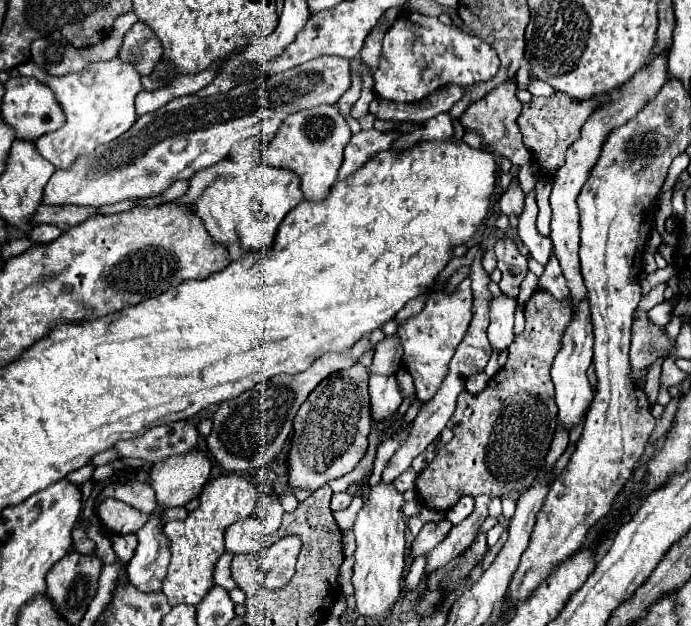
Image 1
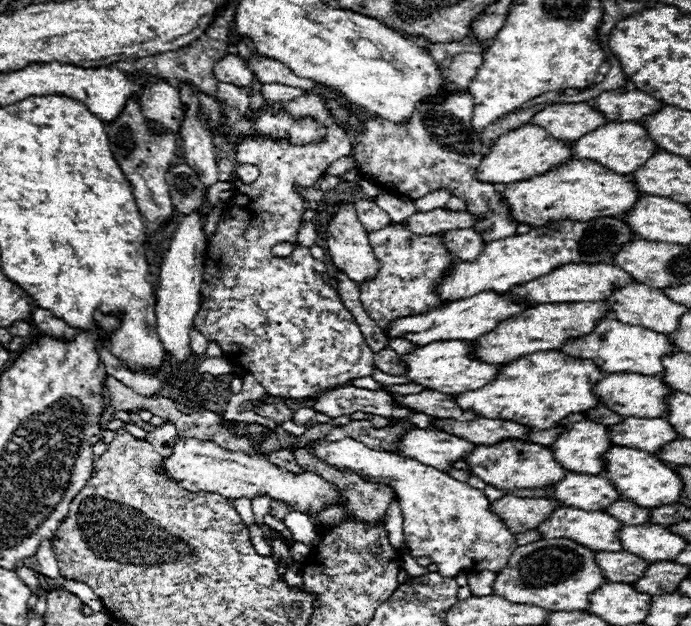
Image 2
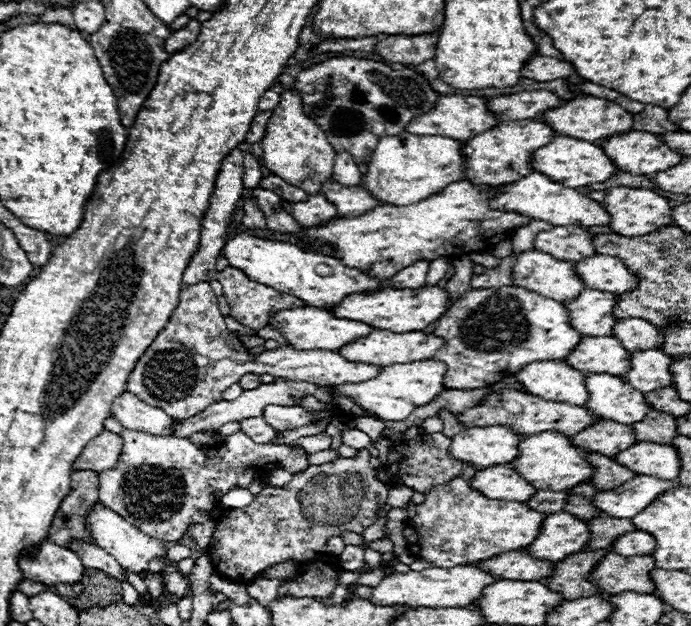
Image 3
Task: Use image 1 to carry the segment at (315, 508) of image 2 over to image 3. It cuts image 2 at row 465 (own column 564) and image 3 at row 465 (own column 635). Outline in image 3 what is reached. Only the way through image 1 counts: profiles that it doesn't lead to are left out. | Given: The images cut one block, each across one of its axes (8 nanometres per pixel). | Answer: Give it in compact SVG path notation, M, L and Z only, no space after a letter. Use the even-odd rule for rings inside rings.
M102 432L100 436L96 436L96 440L92 440L92 444L88 444L88 448L84 448L74 466L78 470L96 470L96 472L110 470L118 464L122 446L124 440L120 434Z

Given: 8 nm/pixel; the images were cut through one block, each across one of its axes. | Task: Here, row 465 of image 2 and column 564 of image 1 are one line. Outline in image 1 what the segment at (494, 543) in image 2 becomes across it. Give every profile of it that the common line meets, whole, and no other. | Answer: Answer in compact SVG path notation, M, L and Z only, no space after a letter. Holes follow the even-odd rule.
M584 298L576 306L570 324L564 330L562 346L552 364L552 382L556 386L558 420L568 428L574 428L580 422L580 418L588 410L592 396L594 396L592 386L588 384L588 378L586 378L586 370L592 364L592 346L594 346L594 336L592 336L592 328L590 328L590 304L588 304L588 298Z

